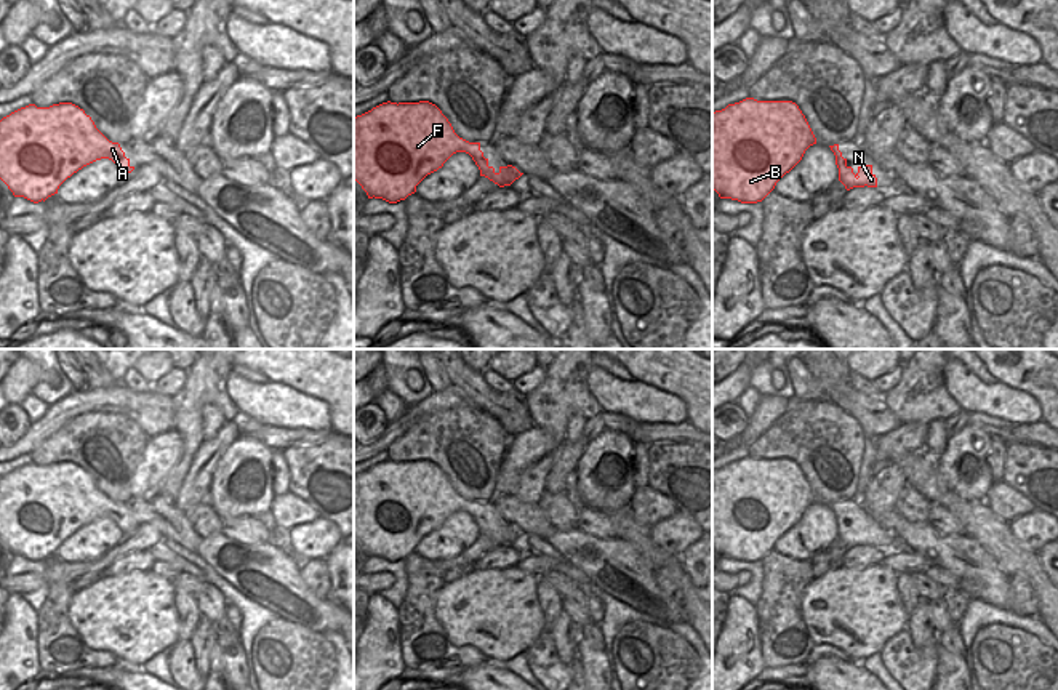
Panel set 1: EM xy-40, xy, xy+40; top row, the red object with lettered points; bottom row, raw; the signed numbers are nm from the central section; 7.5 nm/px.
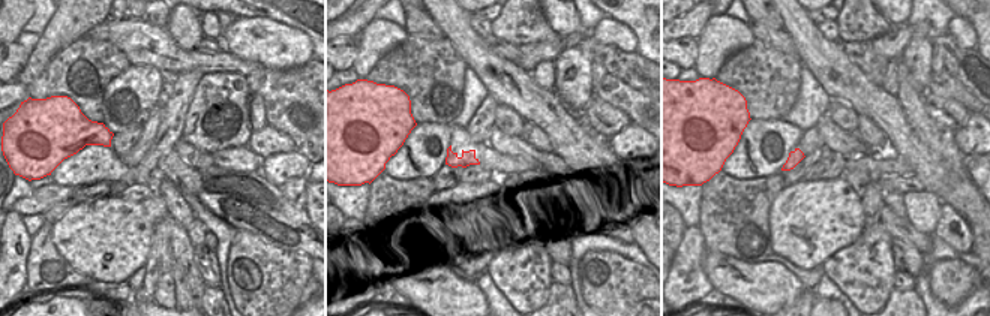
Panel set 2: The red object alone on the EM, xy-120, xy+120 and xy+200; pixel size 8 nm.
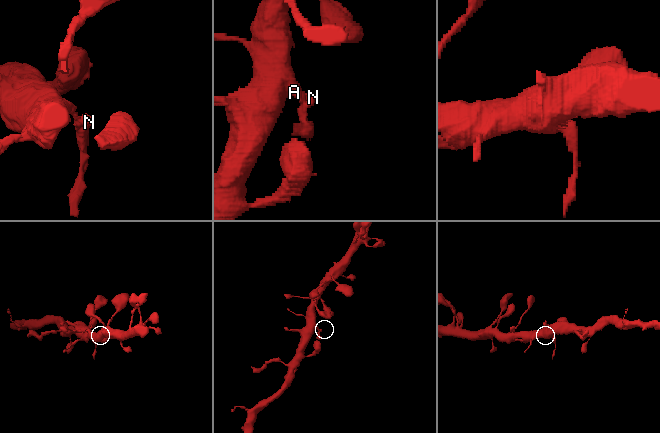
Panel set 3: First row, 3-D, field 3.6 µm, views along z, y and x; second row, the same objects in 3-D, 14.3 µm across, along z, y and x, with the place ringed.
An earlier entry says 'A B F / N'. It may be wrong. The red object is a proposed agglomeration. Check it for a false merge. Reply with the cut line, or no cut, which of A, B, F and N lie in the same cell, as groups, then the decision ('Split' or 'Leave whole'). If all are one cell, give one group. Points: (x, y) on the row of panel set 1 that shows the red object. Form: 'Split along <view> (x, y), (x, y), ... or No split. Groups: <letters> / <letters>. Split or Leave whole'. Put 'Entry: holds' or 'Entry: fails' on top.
Entry: holds
Split along xy+40 (849, 167), (847, 176), (841, 181). Groups: A B F / N. Split

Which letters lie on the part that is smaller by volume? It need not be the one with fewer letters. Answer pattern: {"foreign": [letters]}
{"foreign": ["N"]}

